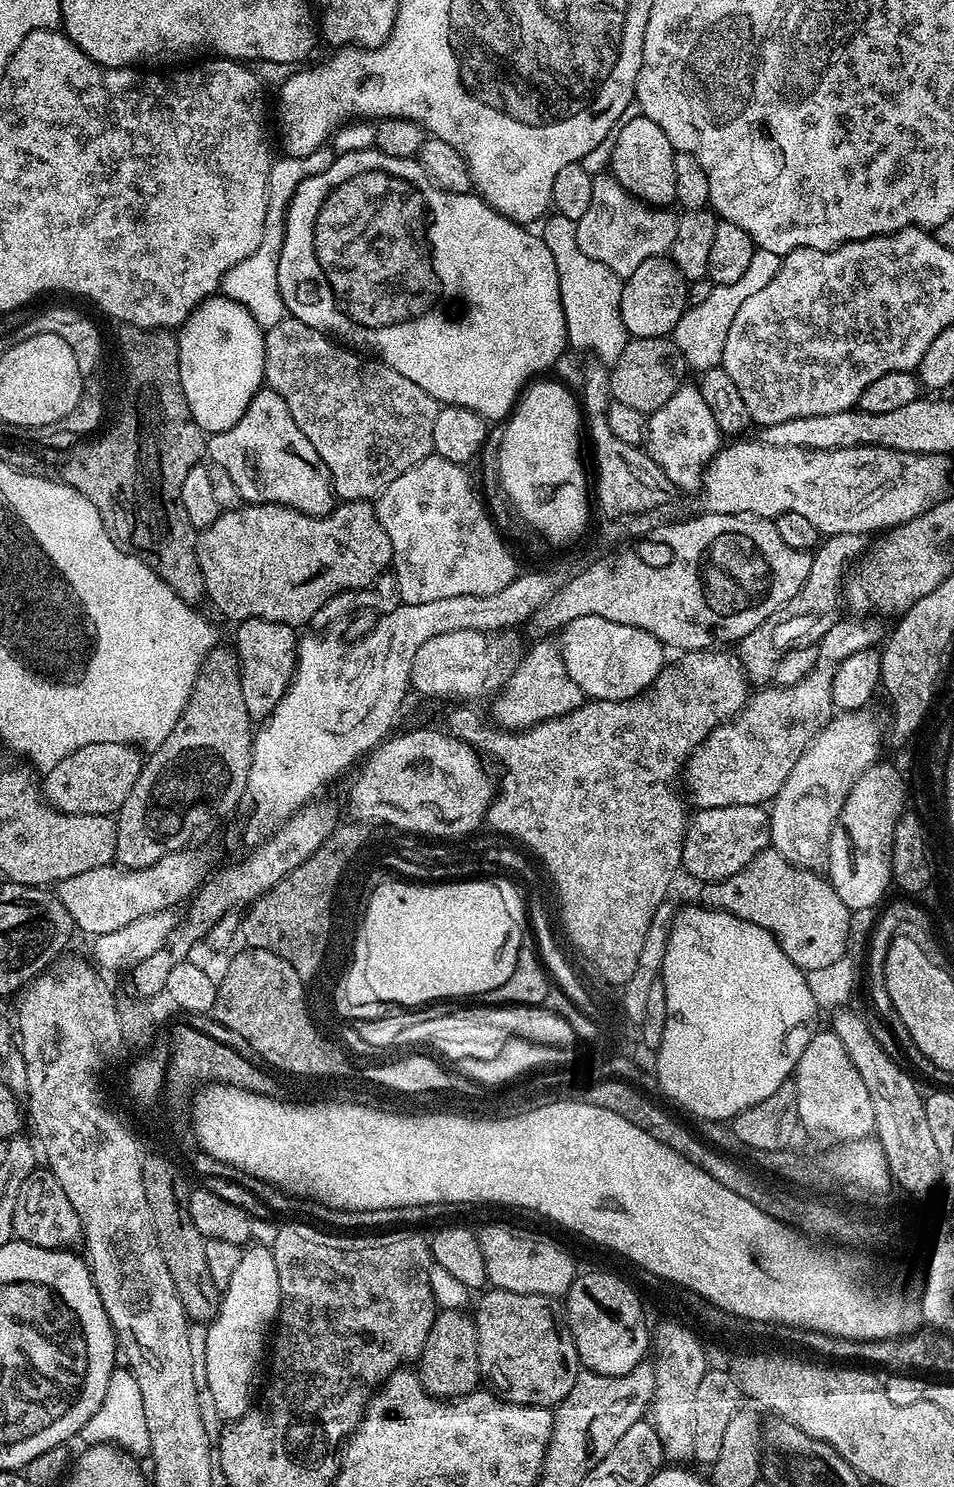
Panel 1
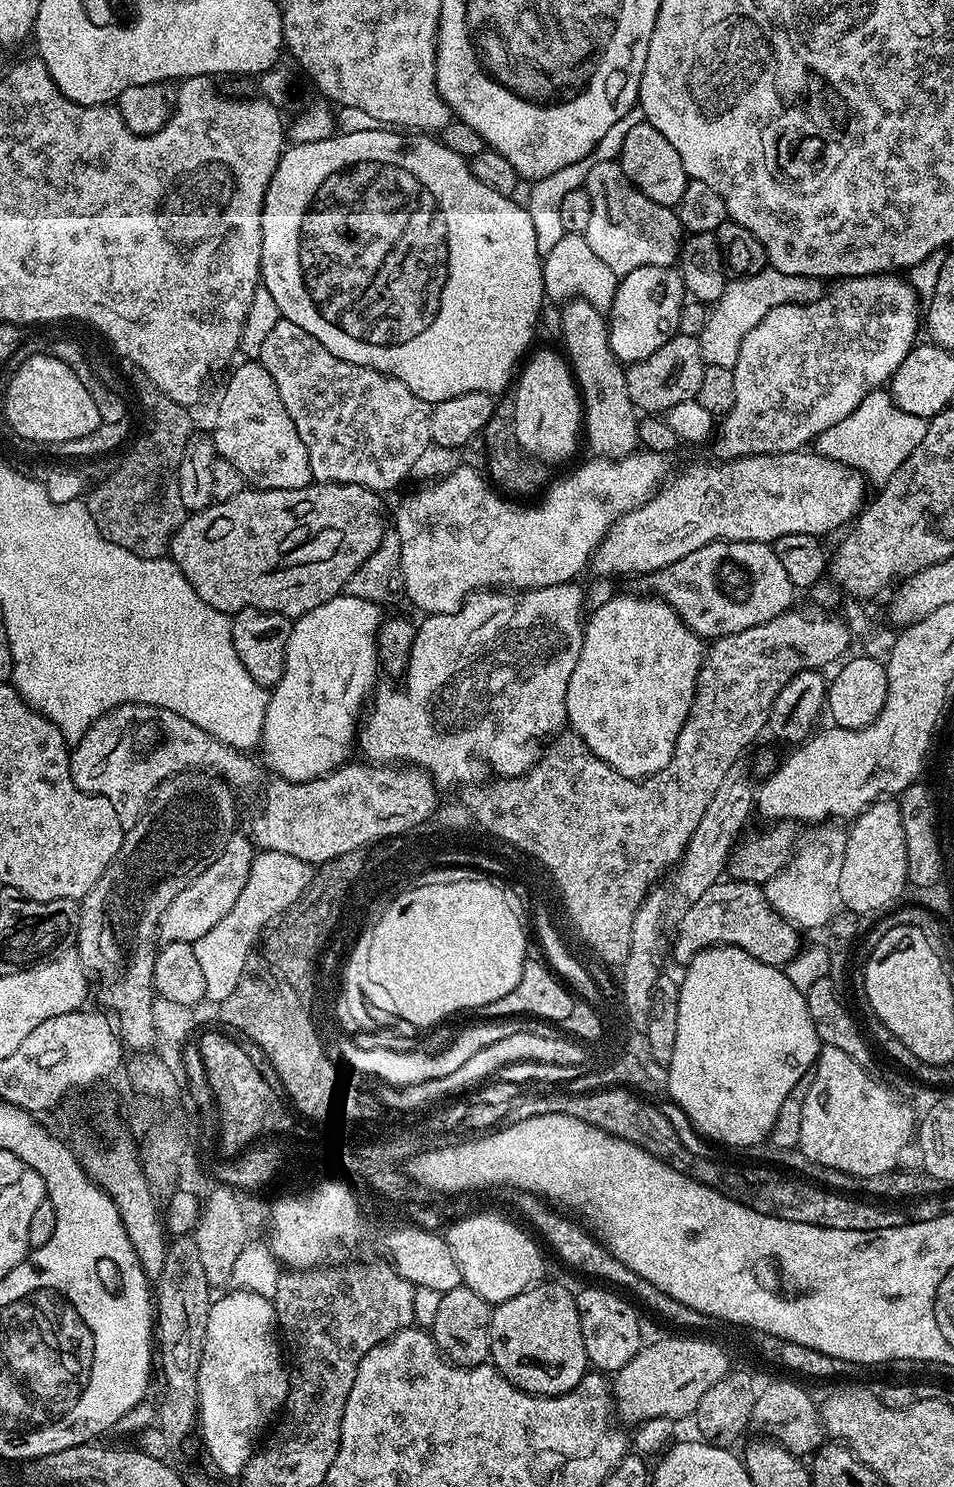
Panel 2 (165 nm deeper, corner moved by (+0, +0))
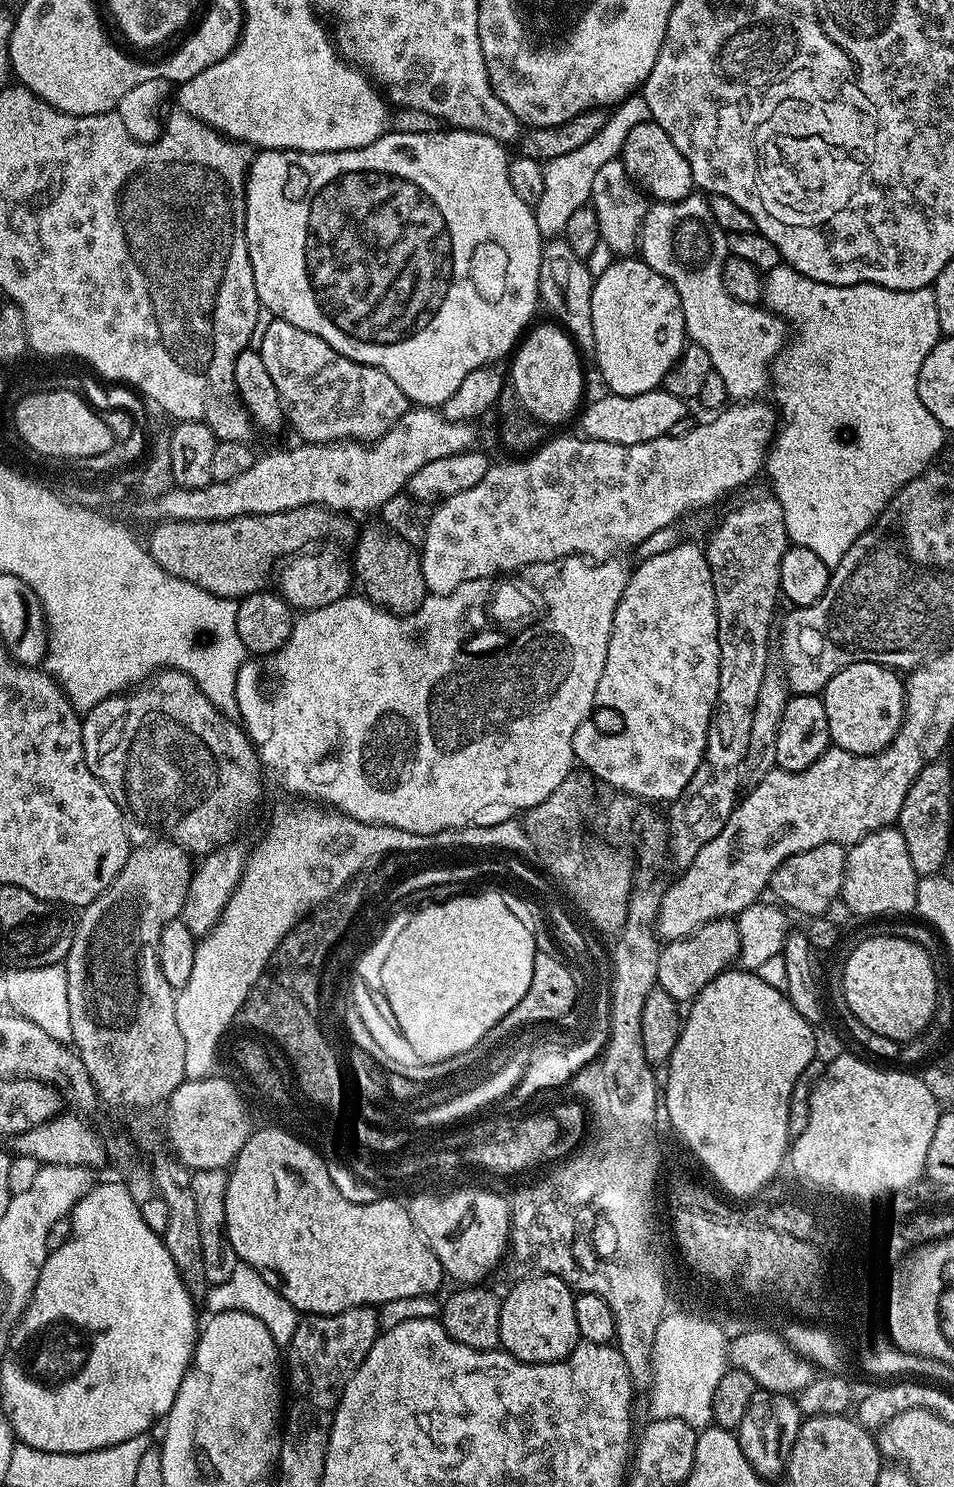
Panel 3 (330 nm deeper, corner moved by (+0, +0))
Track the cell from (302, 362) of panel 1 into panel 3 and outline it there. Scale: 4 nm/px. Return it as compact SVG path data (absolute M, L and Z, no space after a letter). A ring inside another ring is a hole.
M273 318L270 326L266 326L266 334L258 346L262 362L266 362L266 371L274 382L274 390L278 390L278 398L284 405L287 423L292 423L294 431L300 435L301 441L309 444L332 444L335 440L354 440L360 432L360 412L396 412L408 411L410 401L394 382L382 370L371 368L368 364L359 364L334 350L322 338L310 334L306 330L298 330L298 326L290 326L290 322Z

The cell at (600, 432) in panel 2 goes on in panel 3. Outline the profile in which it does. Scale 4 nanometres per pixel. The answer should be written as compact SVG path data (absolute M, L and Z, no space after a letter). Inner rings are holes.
M552 238L545 243L540 263L540 304L553 312L559 324L581 349L592 348L594 342L594 318L592 317L592 285L594 277L587 263L570 250L563 238Z

